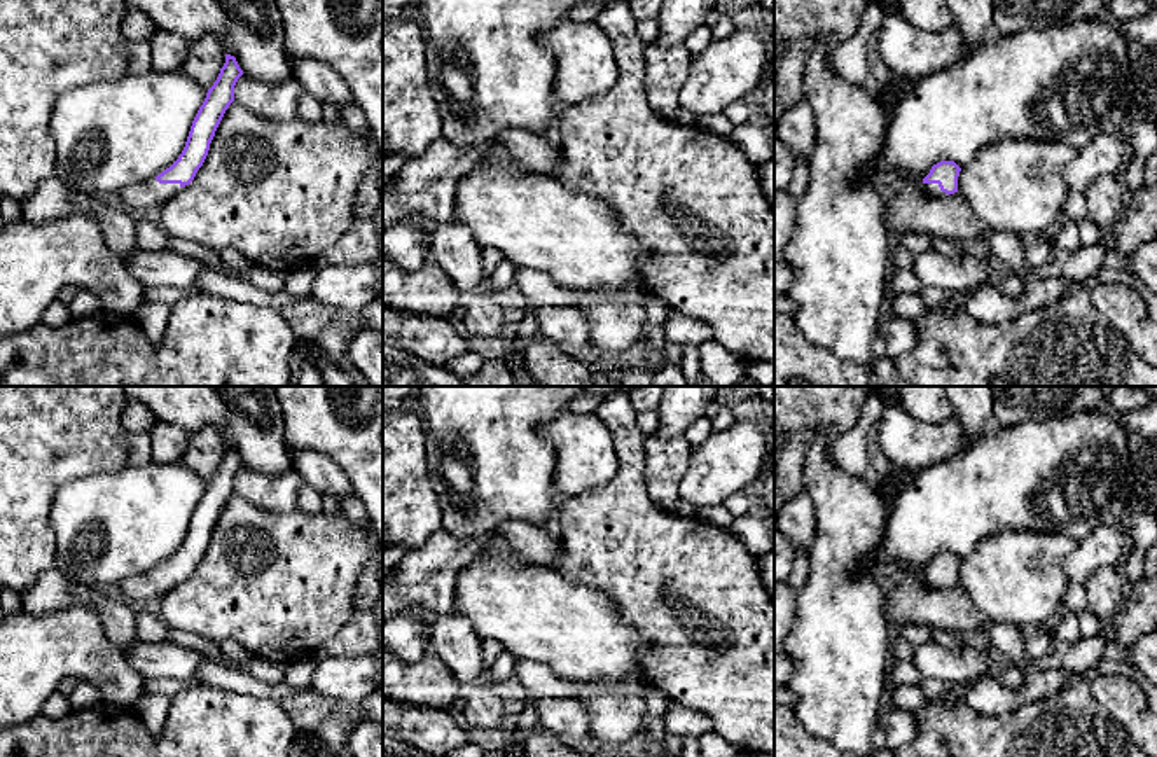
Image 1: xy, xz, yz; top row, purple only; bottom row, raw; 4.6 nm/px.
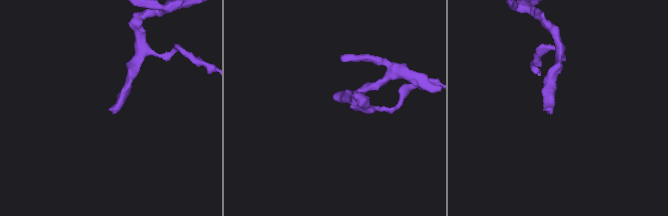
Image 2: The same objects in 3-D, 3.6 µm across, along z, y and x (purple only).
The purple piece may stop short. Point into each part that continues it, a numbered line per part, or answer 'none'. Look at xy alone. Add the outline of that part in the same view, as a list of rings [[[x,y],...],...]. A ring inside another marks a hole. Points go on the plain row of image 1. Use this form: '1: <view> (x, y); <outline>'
1: xy (138, 591); [[[156,570],[140,577],[131,577],[119,584],[117,594],[133,607],[147,607],[159,600],[180,575],[159,575]]]

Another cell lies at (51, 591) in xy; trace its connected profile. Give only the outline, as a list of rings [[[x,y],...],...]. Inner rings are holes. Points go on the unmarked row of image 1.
[[[54,566],[40,573],[35,584],[19,596],[28,614],[49,614],[73,605],[94,608],[108,640],[121,650],[138,640],[136,610],[115,589],[94,589],[72,582]]]

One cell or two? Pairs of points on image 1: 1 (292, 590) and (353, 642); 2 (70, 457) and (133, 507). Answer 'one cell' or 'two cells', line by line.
1: two cells
2: two cells

